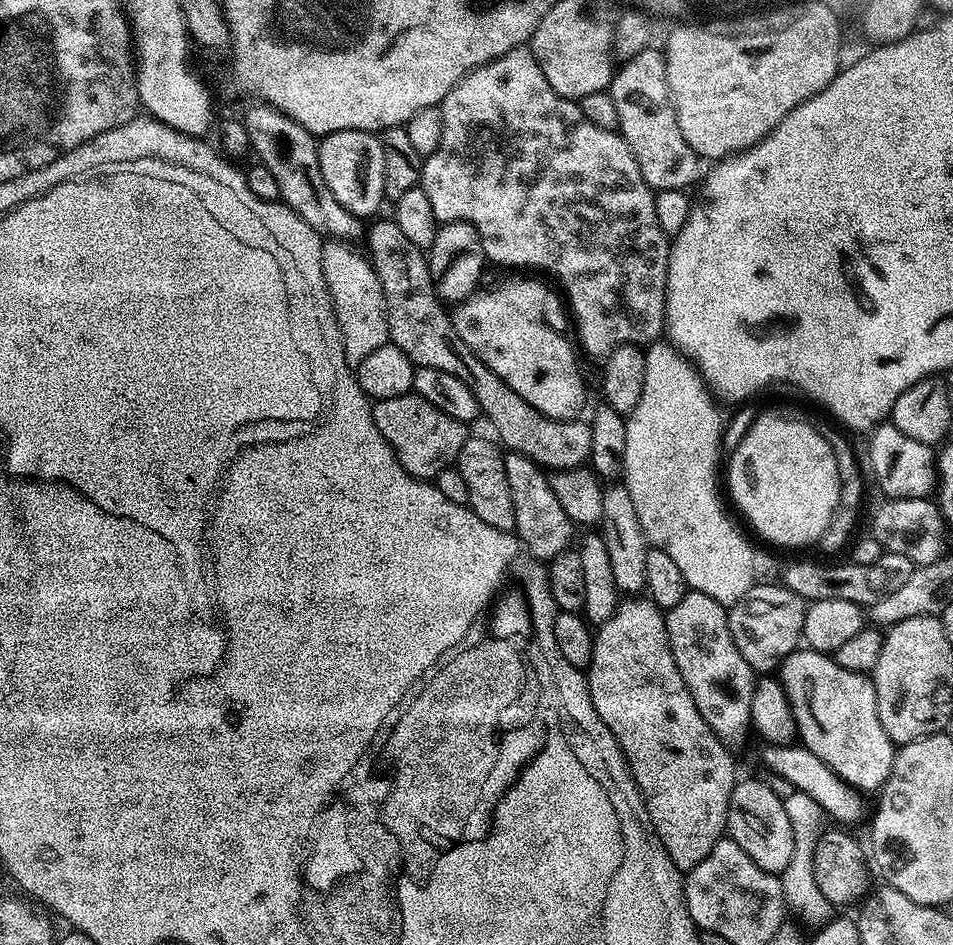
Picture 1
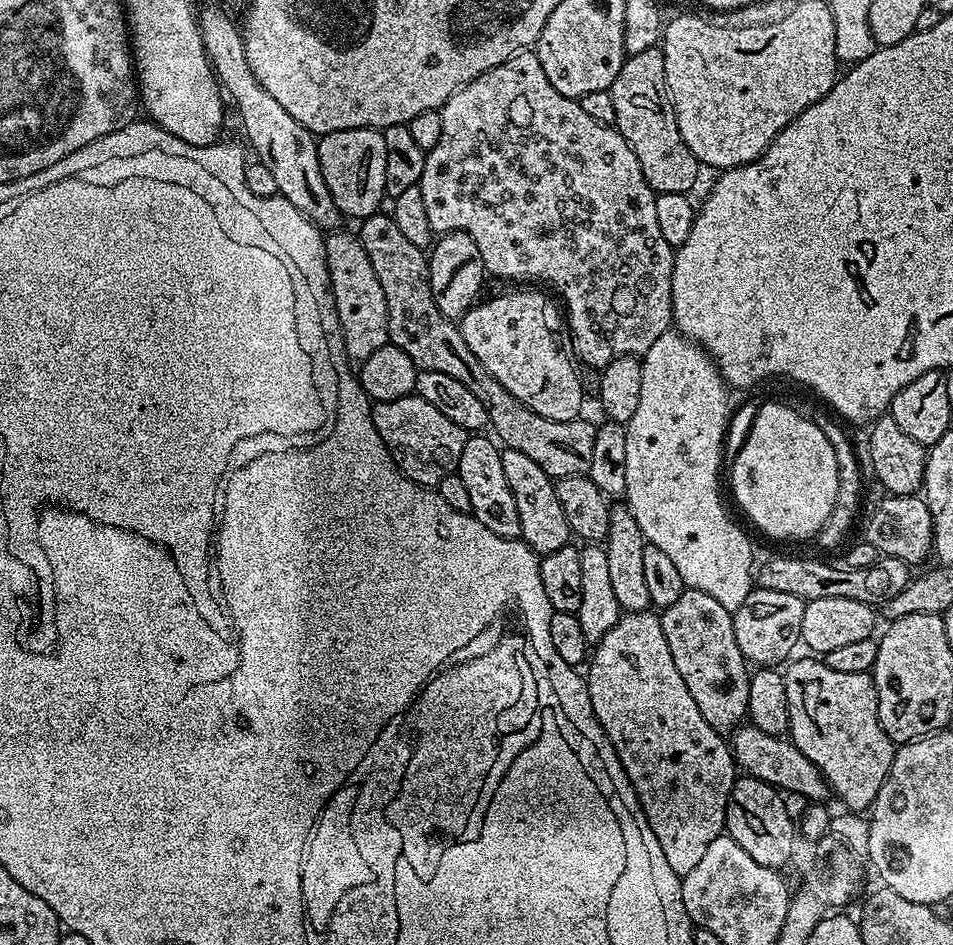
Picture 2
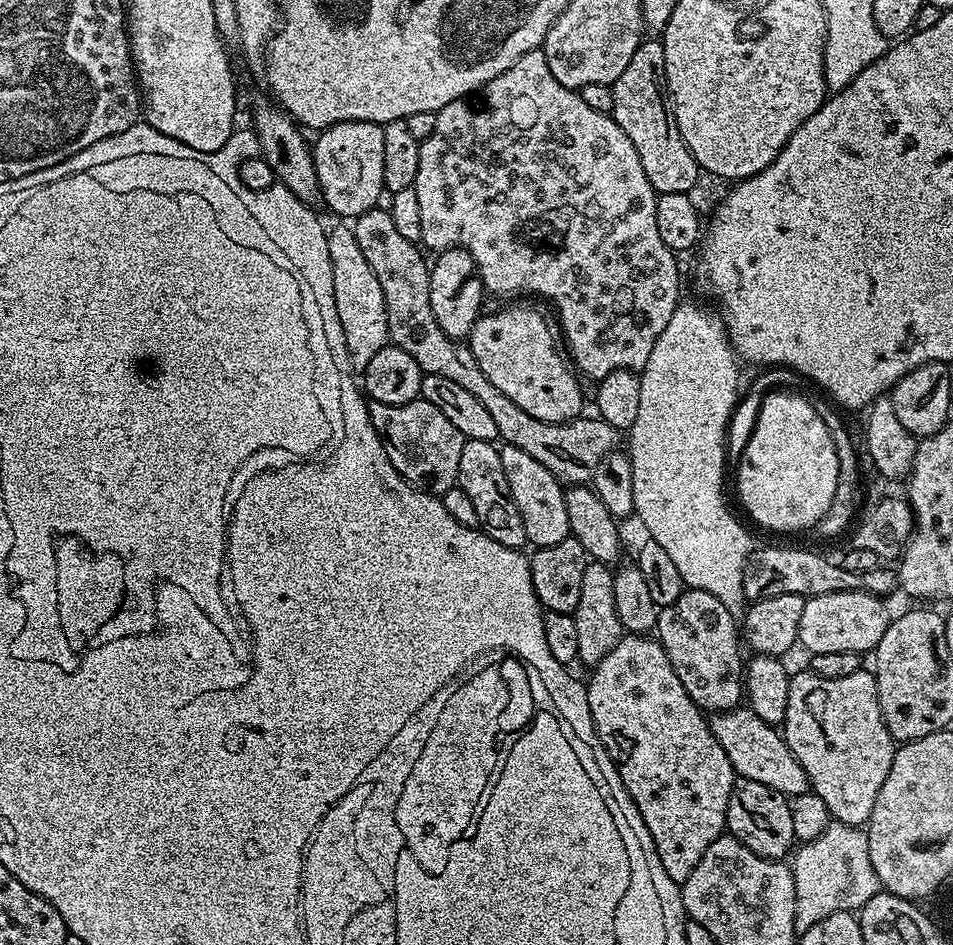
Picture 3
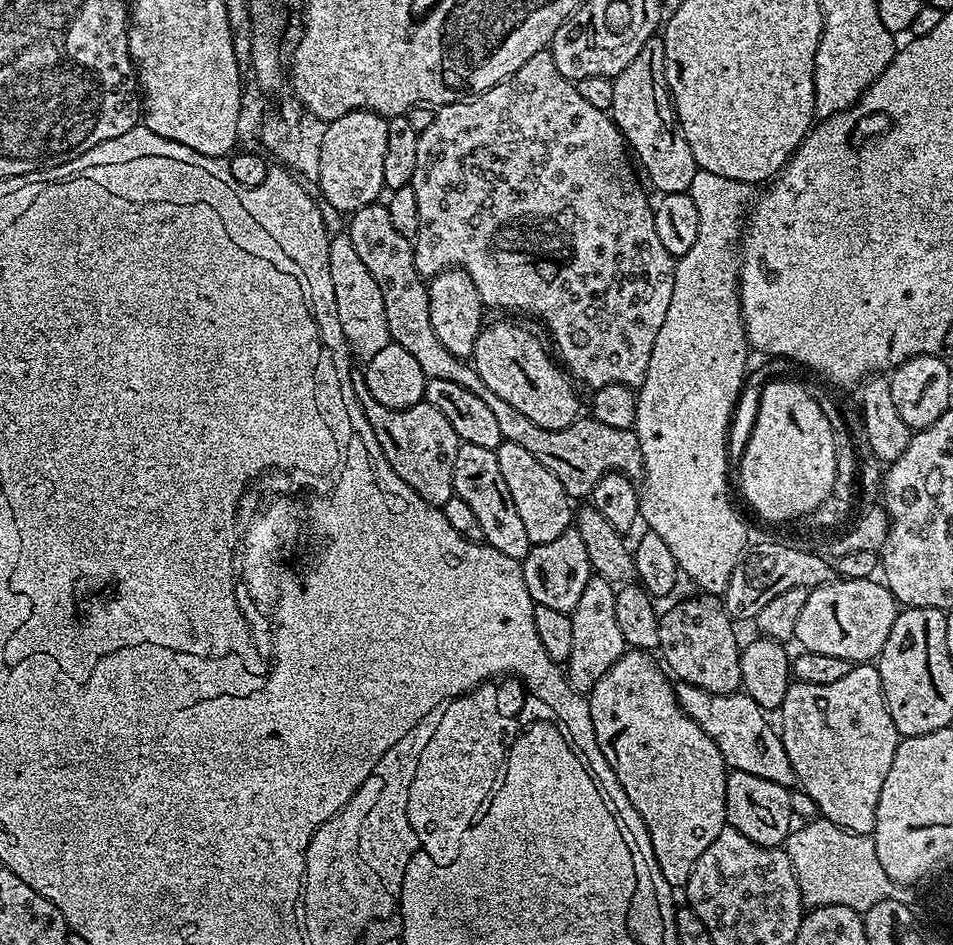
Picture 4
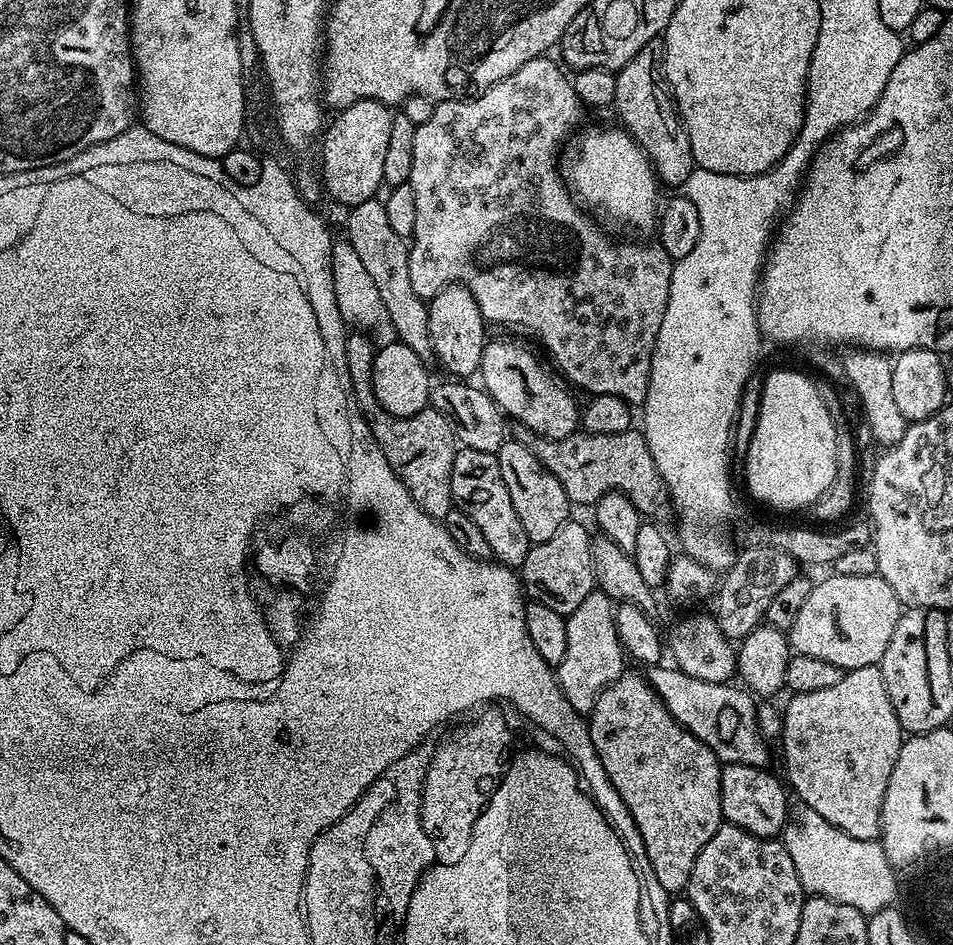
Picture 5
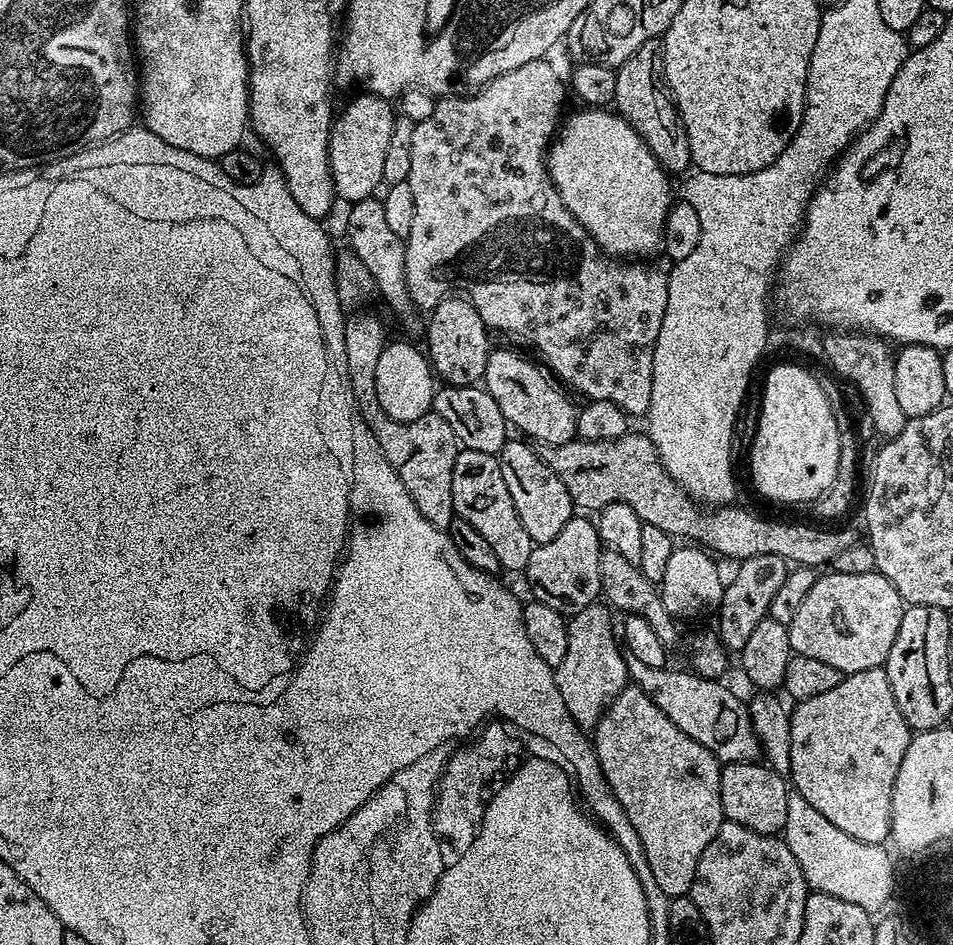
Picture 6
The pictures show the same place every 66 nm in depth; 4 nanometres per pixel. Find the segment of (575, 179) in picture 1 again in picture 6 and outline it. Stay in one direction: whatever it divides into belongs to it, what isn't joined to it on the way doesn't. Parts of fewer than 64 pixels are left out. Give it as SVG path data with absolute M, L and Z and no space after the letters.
M547 59L526 62L526 66L518 66L518 70L510 70L510 74L494 78L479 92L437 99L430 118L416 124L410 150L410 174L407 179L414 194L414 223L410 225L410 234L404 246L408 296L417 309L431 310L453 291L452 283L456 280L457 286L461 288L457 289L476 307L485 328L493 333L505 332L506 335L537 348L541 356L539 359L547 365L550 372L552 367L551 375L561 376L556 378L563 381L573 393L581 392L588 400L614 402L623 412L627 412L629 417L643 417L650 406L650 390L654 378L654 346L658 330L662 330L662 318L666 314L668 272L660 268L643 268L640 265L643 263L621 262L609 256L596 245L594 238L576 221L574 214L570 214L570 210L562 202L558 190L552 184L552 179L548 177L546 149L558 131L560 111L564 108L566 84L565 81L564 84L560 81L555 66L548 63Z

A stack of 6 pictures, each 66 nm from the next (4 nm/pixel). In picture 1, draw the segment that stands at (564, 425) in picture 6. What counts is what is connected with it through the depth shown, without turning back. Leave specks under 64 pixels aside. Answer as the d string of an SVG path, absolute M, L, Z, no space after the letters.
M528 274L521 276L524 276L521 280L504 280L497 288L488 288L485 292L477 290L468 299L459 301L455 305L456 312L454 308L451 313L452 329L483 364L494 370L494 374L498 374L498 378L502 378L502 382L514 390L514 394L530 402L534 410L555 420L575 420L581 415L580 407L584 404L584 380L576 365L578 348L573 337L556 329L564 328L567 324L569 327L570 324L565 301L555 287L552 289L540 280L531 280Z

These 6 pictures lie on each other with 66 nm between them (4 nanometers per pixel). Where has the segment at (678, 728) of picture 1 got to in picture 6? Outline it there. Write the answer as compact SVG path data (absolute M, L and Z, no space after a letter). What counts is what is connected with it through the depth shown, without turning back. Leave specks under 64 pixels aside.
M635 686L624 687L610 701L604 715L601 716L595 726L594 735L596 735L596 740L594 736L596 757L600 763L602 774L610 786L614 798L618 798L626 818L630 818L630 826L634 826L634 830L638 830L638 842L642 842L646 862L650 862L650 874L654 874L654 882L658 882L658 890L662 890L664 895L669 898L689 895L694 882L694 874L698 870L698 862L702 858L702 850L706 850L706 846L710 846L714 834L718 834L718 830L723 826L726 819L722 810L722 798L720 797L720 769L722 767L720 761L717 760L714 753L706 750L706 746L702 746L697 740L690 738L690 734L682 734L682 730L678 730L678 726L674 726L674 722L670 722L670 718L666 718L666 714L662 714L662 710L658 710L658 706L654 706L652 699L641 688Z

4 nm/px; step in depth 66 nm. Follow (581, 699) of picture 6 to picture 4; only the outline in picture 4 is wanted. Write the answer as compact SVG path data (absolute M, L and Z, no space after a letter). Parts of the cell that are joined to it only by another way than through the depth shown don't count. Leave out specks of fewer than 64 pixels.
M593 575L586 582L586 590L582 590L582 598L578 598L578 606L574 606L570 613L574 626L574 647L570 650L570 658L566 665L566 675L569 684L581 694L591 692L598 683L618 662L618 658L626 645L622 638L622 629L618 627L618 617L614 611L616 588L606 578Z

